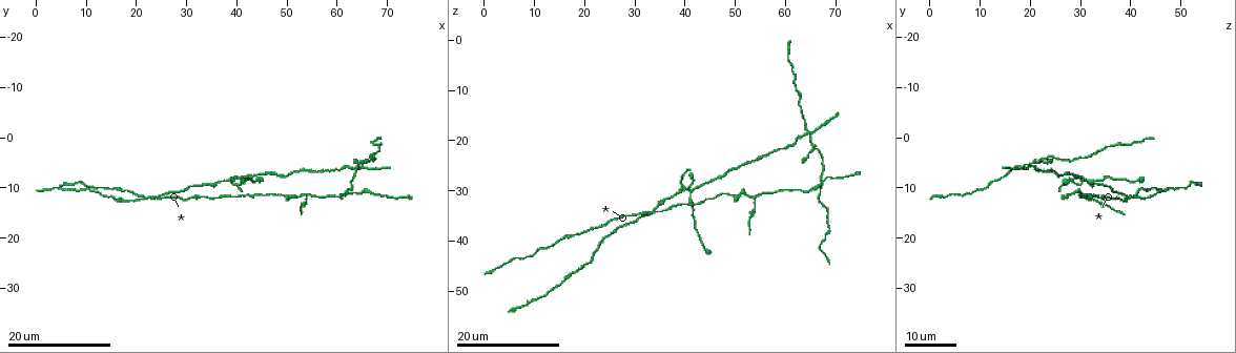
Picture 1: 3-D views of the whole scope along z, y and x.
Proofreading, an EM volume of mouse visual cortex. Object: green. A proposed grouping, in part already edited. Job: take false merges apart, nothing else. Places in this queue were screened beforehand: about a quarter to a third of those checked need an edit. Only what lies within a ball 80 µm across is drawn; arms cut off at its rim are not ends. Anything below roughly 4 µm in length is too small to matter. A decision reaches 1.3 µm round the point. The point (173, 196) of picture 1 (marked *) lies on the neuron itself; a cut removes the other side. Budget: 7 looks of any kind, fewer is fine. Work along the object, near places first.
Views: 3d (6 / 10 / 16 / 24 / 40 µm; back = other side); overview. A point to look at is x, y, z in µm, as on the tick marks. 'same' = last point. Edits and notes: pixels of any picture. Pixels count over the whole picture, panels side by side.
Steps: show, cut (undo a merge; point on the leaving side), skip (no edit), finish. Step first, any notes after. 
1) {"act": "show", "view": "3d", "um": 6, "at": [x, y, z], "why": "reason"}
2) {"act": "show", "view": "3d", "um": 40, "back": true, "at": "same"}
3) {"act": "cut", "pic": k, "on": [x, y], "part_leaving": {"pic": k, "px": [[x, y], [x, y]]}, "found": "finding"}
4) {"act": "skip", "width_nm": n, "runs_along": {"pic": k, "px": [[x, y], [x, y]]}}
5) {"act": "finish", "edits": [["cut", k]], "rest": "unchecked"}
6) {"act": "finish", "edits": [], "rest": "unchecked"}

{"act": "show", "view": "3d", "um": 16, "at": [39.0, 8.5, 30.0], "why": "arms part here"}

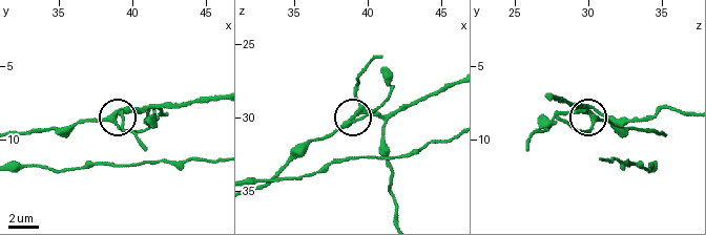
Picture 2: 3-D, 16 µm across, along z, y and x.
{"act": "show", "view": "3d", "um": 6, "at": [38.8, 8.6, 30.4]}

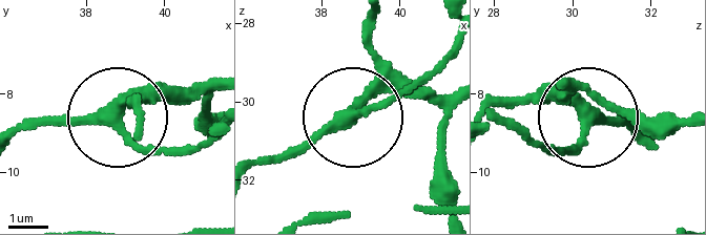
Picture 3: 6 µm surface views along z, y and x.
{"act": "skip", "runs_along": {"pic": 3, "px": [[26, 121], [106, 121], [147, 145], [193, 151]]}, "found": "one neuron here"}

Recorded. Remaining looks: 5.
{"act": "show", "view": "3d", "um": 16, "at": [53.5, 11.5, 31.5], "why": "arms part here"}

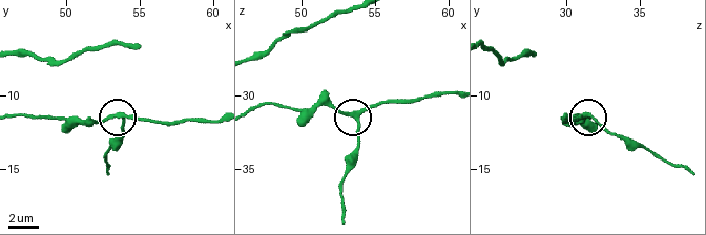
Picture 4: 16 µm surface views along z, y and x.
{"act": "show", "view": "3d", "um": 6, "at": [53.8, 11.2, 31.6]}

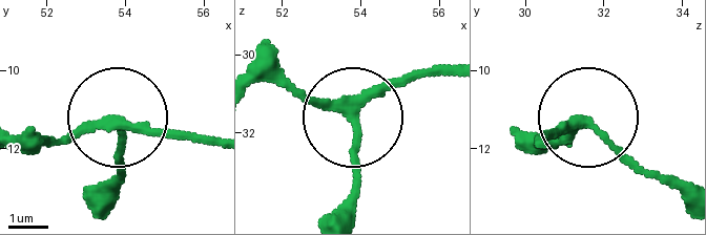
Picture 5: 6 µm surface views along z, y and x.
{"act": "skip", "arms": 3, "runs_along": {"pic": 5, "px": [[255, 81], [275, 78], [346, 108], [356, 128], [356, 194]]}, "found": "all the same neuron"}

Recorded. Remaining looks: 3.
{"act": "show", "view": "3d", "um": 16, "at": [50.0, 12.0, 31.0]}

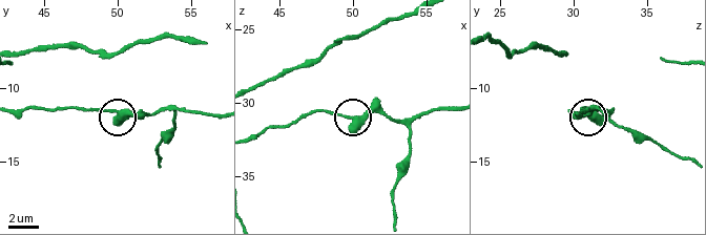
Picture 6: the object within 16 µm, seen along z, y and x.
{"act": "show", "view": "3d", "um": 10, "at": [49.6, 11.4, 31.0]}

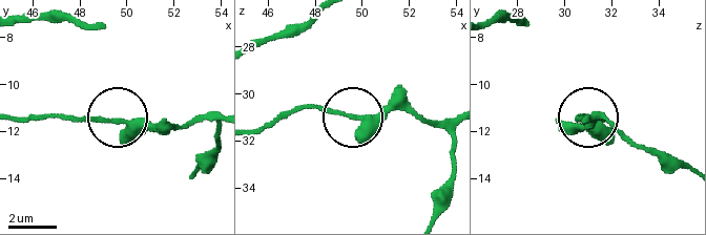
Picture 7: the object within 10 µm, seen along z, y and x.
{"act": "skip", "found": "all the same neuron"}

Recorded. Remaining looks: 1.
{"act": "finish", "edits": [], "rest": "unchecked"}

